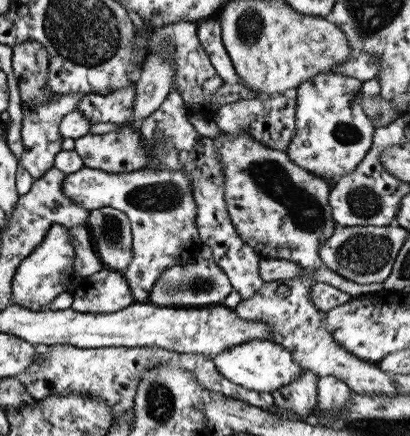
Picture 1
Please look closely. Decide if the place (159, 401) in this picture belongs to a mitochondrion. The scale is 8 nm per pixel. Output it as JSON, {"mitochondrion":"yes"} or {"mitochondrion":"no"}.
{"mitochondrion":"yes"}

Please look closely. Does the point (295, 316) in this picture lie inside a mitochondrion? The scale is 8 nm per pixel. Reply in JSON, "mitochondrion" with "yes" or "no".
{"mitochondrion":"no"}

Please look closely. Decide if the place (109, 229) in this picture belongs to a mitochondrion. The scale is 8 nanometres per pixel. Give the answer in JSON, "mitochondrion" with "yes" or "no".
{"mitochondrion":"yes"}

